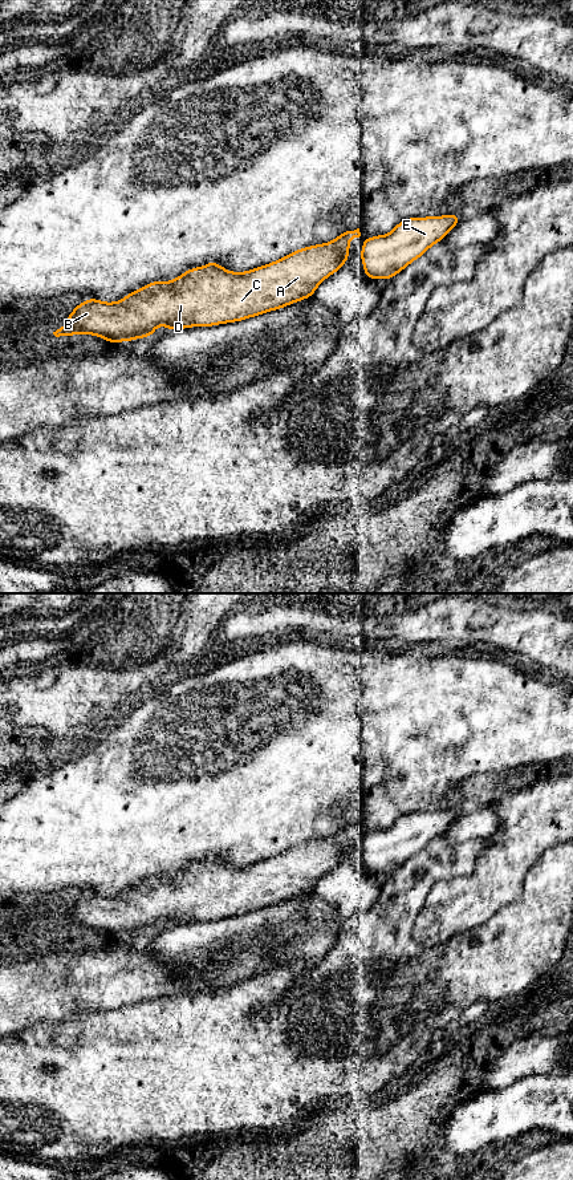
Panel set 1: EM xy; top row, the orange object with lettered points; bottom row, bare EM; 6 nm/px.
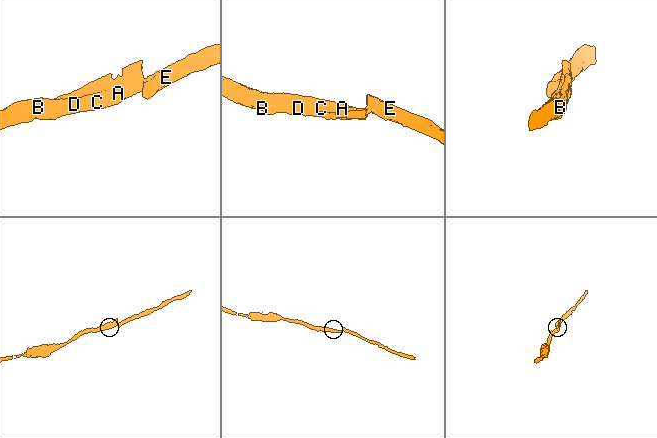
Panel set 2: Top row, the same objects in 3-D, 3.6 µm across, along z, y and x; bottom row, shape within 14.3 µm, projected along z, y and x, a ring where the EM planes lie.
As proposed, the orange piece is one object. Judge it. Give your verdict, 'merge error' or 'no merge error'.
merge error

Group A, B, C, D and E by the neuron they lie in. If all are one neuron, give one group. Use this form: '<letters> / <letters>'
A B C D / E

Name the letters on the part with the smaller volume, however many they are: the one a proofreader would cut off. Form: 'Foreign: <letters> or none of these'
Foreign: E

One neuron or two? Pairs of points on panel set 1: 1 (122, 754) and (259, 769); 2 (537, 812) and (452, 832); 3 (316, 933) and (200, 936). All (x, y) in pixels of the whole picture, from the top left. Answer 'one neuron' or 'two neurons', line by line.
1: one neuron
2: two neurons
3: one neuron

